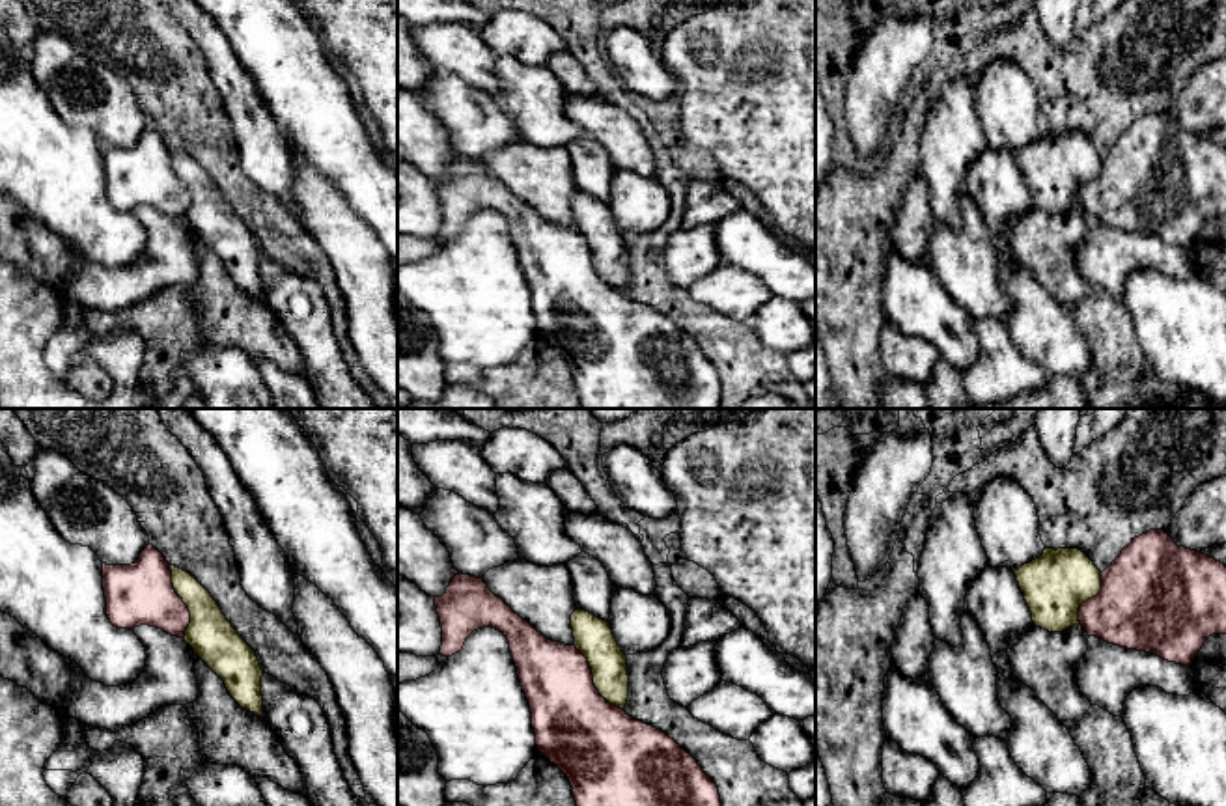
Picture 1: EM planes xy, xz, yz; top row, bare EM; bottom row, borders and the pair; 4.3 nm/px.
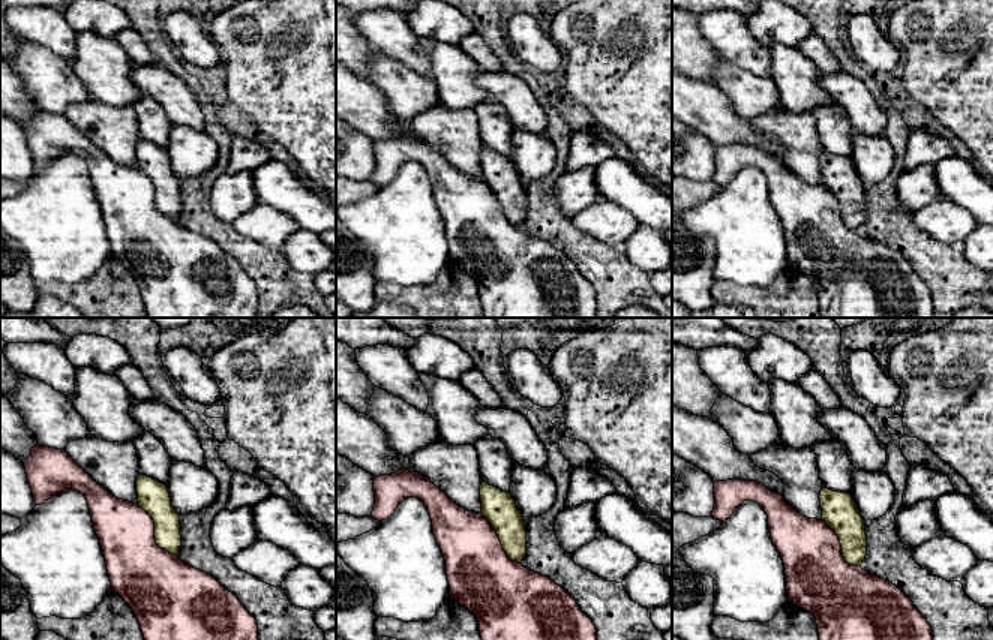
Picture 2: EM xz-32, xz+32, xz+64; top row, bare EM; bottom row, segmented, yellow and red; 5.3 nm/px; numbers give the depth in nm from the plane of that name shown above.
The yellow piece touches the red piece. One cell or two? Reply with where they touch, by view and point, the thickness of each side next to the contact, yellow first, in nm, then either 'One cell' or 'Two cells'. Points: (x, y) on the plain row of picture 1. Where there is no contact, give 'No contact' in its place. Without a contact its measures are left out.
Touches yellow at xy (183, 183). Thickness 200 nm (yellow) against 280 nm. Two cells

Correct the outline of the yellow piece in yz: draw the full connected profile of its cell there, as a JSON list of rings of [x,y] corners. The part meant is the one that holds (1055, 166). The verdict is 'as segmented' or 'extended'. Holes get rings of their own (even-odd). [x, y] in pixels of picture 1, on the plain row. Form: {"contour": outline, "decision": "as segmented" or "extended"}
{"contour": [[[1047,131],[1015,153],[1032,203],[1049,215],[1080,207],[1079,190],[1101,174],[1101,153],[1079,131]]], "decision": "as segmented"}

